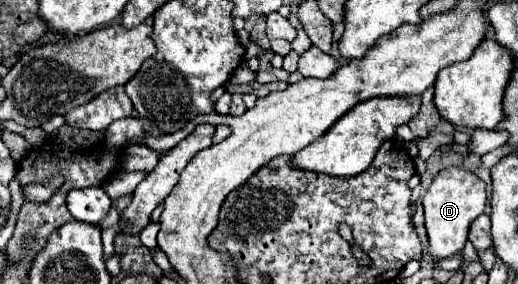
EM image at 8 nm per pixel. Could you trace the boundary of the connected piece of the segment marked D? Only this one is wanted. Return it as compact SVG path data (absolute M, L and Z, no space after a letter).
M460 167L442 169L428 187L426 195L422 197L422 205L424 205L426 231L428 231L428 255L434 261L448 259L464 249L468 241L470 223L484 213L486 183L468 169Z

